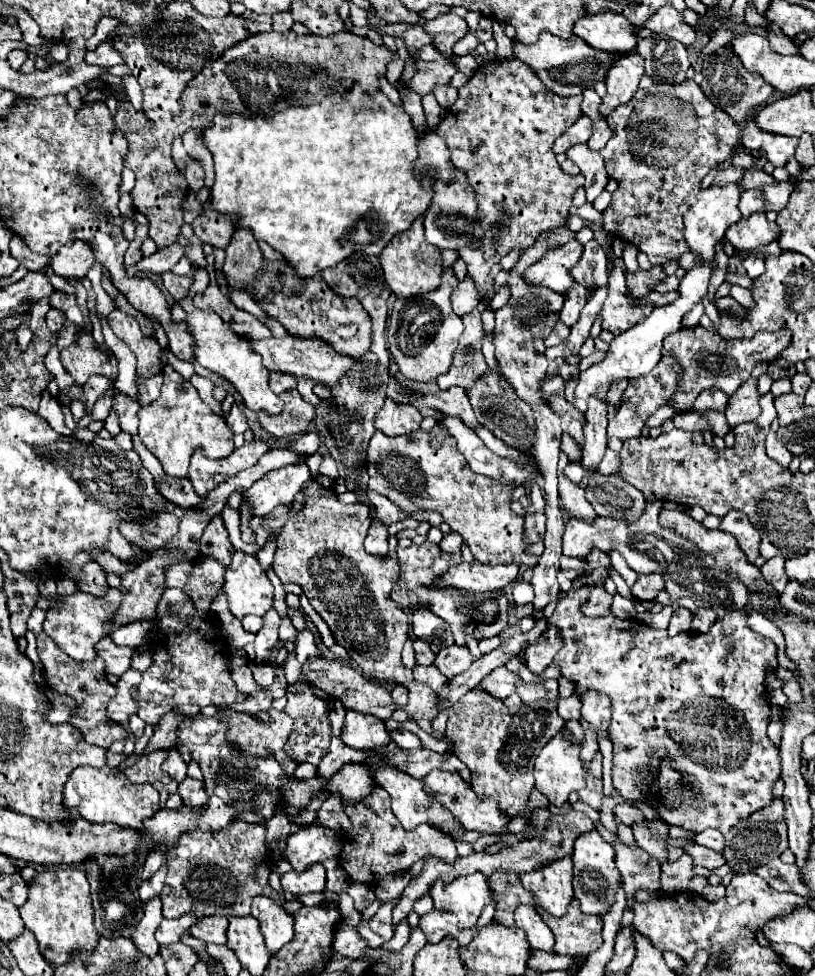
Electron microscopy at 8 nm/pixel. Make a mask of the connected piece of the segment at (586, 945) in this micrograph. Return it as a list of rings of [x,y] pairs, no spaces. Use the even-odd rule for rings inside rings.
[[[572,900],[568,906],[566,916],[556,918],[552,914],[544,914],[544,910],[538,910],[538,914],[544,918],[544,922],[550,926],[556,944],[556,954],[576,956],[576,954],[592,954],[602,946],[602,920],[600,916],[590,916],[580,910],[580,902]]]

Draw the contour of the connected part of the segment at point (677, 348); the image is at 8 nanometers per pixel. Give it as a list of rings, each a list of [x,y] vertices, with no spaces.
[[[700,324],[670,334],[668,338],[664,338],[662,356],[672,354],[676,360],[680,360],[680,366],[684,366],[684,390],[680,390],[680,394],[676,394],[676,398],[672,398],[668,406],[672,406],[678,412],[688,412],[692,410],[692,402],[696,400],[696,396],[706,388],[720,388],[726,394],[734,394],[740,388],[740,384],[750,378],[750,372],[756,364],[774,362],[780,350],[784,350],[788,344],[790,344],[788,330],[778,330],[772,334],[760,332],[748,340],[730,340],[730,342],[724,342],[712,326],[704,328]]]

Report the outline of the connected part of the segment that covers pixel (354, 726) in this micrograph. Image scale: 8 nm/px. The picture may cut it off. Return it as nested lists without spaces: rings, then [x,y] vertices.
[[[346,710],[342,742],[354,750],[368,750],[376,746],[386,746],[390,742],[390,736],[386,724],[376,716],[356,710]]]

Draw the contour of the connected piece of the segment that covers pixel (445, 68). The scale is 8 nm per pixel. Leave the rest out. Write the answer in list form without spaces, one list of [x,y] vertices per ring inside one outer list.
[[[424,46],[418,50],[416,58],[412,58],[416,64],[416,74],[410,80],[398,78],[400,86],[408,86],[410,90],[418,94],[430,94],[430,90],[436,84],[448,84],[450,78],[456,74],[456,66],[450,64],[450,60],[442,54],[436,54],[434,46]]]

